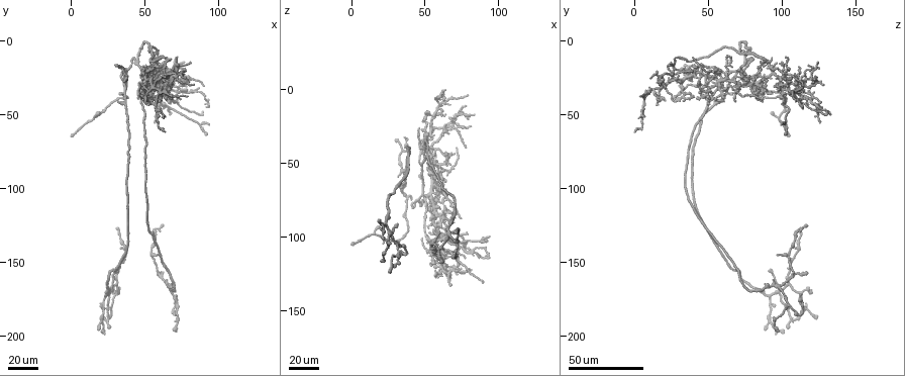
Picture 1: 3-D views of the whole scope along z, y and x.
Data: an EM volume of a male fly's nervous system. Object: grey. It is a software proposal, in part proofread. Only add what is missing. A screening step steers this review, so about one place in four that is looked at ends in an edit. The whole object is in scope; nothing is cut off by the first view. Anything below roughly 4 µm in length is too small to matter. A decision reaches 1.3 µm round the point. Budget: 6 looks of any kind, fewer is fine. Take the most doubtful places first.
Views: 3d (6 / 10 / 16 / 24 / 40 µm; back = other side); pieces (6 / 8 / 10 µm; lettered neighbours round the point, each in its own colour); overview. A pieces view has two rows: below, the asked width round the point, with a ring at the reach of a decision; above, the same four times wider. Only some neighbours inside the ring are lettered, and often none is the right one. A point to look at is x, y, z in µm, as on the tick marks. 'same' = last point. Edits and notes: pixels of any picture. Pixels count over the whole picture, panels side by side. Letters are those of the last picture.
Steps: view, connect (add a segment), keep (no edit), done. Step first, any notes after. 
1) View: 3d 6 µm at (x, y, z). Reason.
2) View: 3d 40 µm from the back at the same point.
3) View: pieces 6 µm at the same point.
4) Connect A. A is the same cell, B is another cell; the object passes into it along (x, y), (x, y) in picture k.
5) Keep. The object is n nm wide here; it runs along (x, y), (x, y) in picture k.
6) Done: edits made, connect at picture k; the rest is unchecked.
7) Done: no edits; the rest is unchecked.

View: 3d 24 µm at (46, 38, 26). End of a long branch.

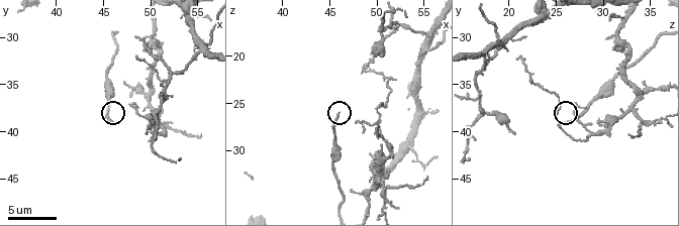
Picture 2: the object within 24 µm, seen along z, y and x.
View: 3d 6 µm at (45.8, 39.0, 26.0). Zoom in.

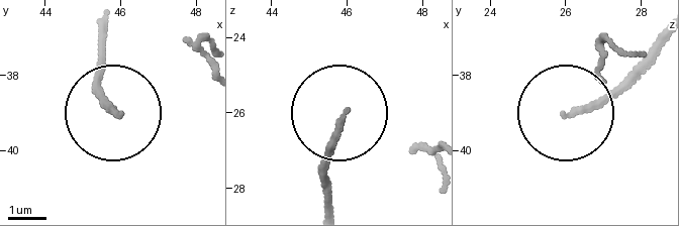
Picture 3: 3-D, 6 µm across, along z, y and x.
View: pieces 6 µm at (45.85, 39.00, 26.10). See the neighbours.

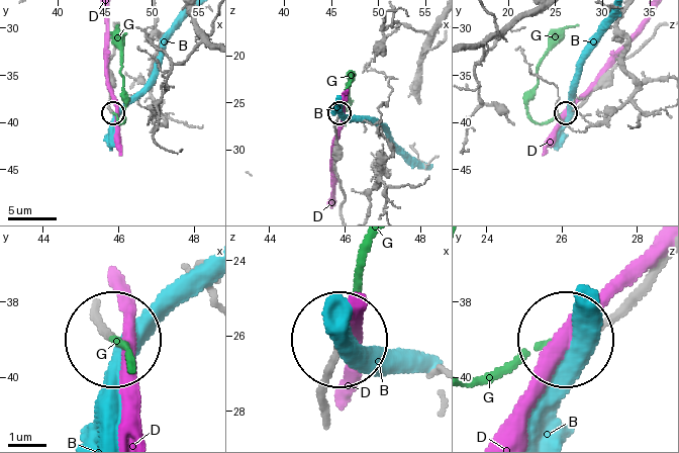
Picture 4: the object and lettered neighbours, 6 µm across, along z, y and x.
Connect G. The object is 140 nm wide here; G is the same cell, B and D are other cells; the object passes into it along (591, 92), (542, 122), (526, 108), (540, 60), (577, 24) in picture 4; it goes on there.

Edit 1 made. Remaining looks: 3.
View: overview. Redraw.

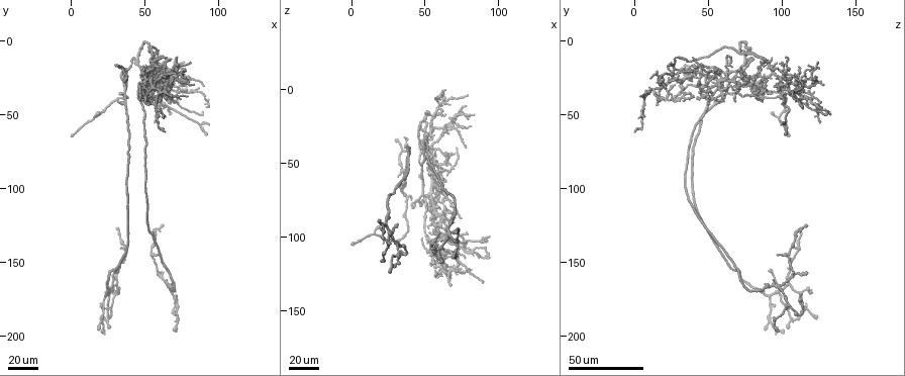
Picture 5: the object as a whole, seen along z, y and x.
View: 3d 40 µm at (62, 36, 94).

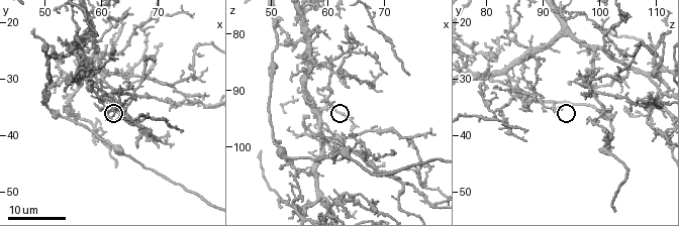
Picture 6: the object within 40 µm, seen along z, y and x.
View: pieces 6 µm at (61.0, 35.0, 93.0).

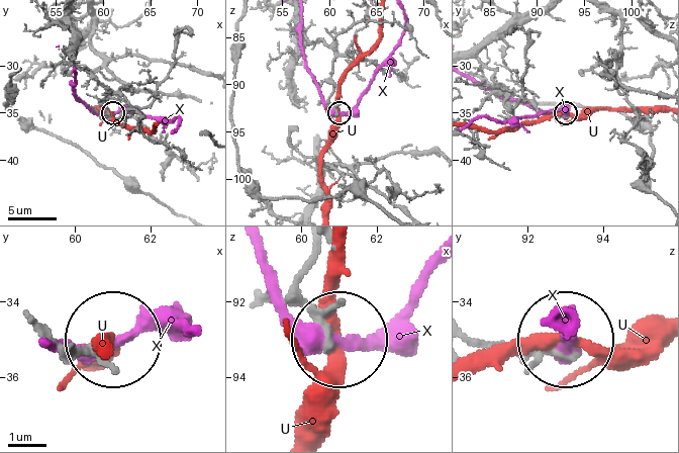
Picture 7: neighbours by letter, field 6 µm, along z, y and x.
Keep. U and X are other cells; it runs along (317, 250), (298, 298), (323, 334) in picture 7; none of them fits.

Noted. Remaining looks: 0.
Done: edits made, connect at picture 4; the rest is unchecked.

